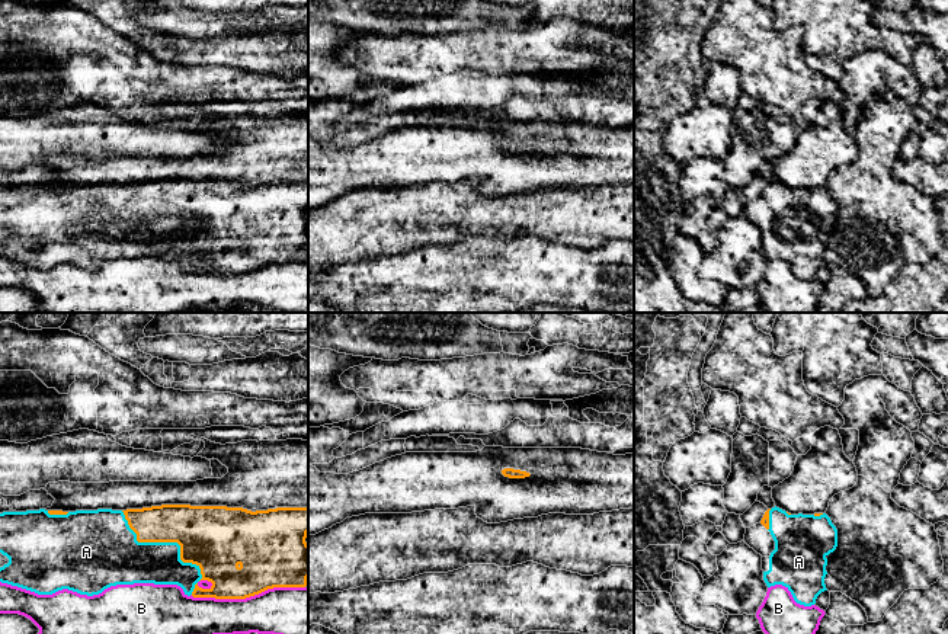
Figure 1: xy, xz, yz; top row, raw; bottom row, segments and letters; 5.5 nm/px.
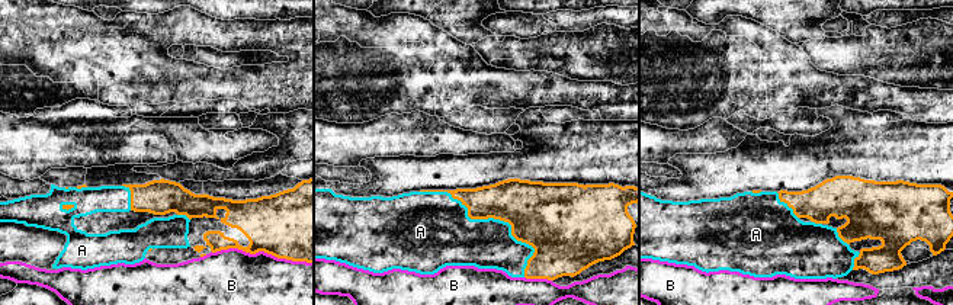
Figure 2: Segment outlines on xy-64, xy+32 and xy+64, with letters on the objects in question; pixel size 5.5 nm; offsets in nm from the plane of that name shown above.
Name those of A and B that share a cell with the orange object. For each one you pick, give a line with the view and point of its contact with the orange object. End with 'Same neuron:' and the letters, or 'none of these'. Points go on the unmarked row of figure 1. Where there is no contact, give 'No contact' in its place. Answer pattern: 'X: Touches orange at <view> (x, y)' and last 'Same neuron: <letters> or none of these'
A: Touches orange at xy (172, 215)
Same neuron: A

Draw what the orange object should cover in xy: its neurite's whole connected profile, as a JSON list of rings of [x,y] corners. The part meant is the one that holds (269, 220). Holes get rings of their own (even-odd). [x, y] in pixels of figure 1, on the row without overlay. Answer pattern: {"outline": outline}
{"outline": [[[161,179],[142,183],[97,183],[97,185],[26,185],[0,188],[0,227],[9,233],[9,237],[0,241],[0,256],[17,260],[38,269],[52,269],[58,265],[68,263],[80,269],[99,269],[105,263],[116,259],[154,257],[177,259],[185,269],[193,272],[215,273],[246,273],[273,262],[305,262],[308,253],[308,182],[276,182],[268,185],[247,185],[243,182],[227,180],[190,180],[190,179]]]}

